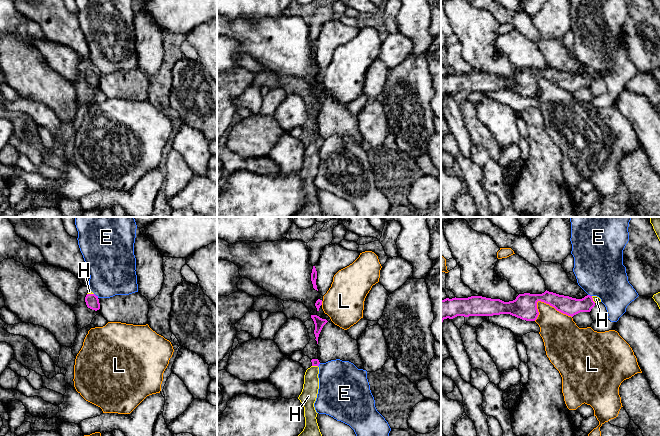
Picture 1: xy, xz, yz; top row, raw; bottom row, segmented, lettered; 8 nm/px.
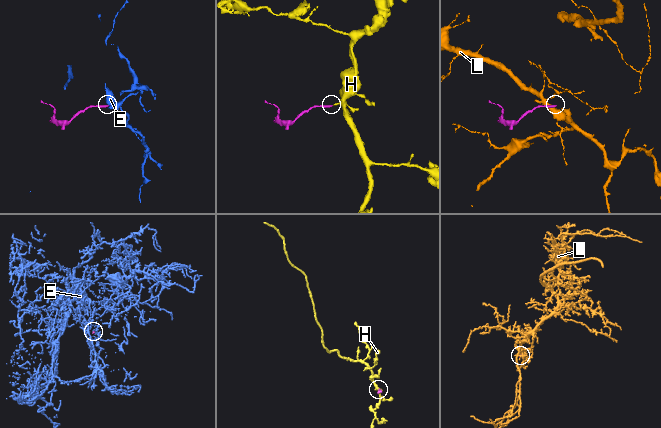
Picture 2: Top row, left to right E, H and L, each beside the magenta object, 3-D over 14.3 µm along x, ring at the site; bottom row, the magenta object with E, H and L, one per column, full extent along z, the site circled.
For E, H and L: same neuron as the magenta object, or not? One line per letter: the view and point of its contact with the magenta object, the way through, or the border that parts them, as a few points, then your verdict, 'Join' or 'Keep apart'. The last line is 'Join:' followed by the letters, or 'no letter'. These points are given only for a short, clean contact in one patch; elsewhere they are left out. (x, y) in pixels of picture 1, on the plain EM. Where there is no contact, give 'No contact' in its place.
E: Touches magenta at xy (95, 71). Boundary: xy (94, 69), (98, 73). Keep apart
H: Touches magenta at xy (90, 70). Path across: xy (92, 77), (90, 70), (89, 67). Join
L: Touches magenta at yz (554, 83). Boundary: yz (536, 78), (543, 77), (548, 79), (571, 93). Keep apart
Join: H

